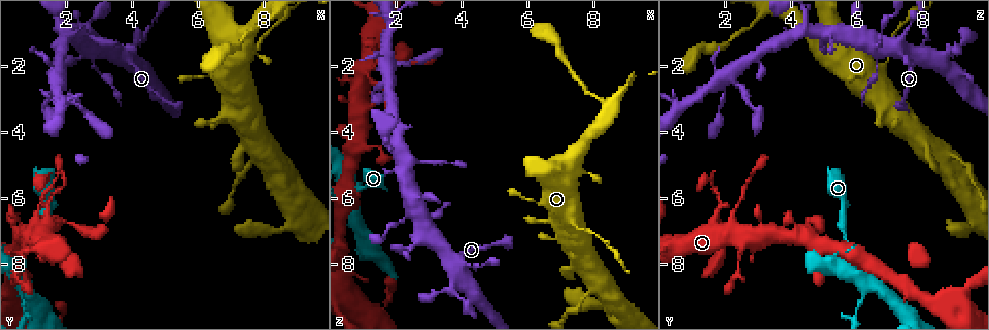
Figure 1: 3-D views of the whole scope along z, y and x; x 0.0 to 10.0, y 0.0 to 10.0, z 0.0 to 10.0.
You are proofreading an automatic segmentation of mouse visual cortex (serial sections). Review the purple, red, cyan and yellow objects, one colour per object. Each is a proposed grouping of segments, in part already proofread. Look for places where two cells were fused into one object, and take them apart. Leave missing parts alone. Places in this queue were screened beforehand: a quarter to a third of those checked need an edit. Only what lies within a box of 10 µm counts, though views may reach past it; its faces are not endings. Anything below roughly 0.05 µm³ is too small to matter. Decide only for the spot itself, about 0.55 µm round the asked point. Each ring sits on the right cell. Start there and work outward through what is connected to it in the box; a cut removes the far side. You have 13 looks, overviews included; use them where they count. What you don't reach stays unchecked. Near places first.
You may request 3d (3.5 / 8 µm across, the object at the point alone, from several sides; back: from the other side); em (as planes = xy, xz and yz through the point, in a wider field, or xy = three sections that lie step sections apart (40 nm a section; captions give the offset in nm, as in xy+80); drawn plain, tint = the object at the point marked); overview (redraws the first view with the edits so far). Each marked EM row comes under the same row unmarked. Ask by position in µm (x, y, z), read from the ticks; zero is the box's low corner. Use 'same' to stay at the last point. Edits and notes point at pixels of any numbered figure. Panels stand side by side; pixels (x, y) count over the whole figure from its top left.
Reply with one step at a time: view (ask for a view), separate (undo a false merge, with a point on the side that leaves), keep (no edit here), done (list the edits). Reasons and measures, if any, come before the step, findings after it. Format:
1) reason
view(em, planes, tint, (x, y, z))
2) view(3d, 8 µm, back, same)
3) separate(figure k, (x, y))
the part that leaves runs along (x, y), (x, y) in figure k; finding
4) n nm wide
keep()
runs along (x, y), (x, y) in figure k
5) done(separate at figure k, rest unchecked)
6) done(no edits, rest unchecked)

sudden change in width
view(3d, 8 µm, back, (7.70, 1.60, 7.00))

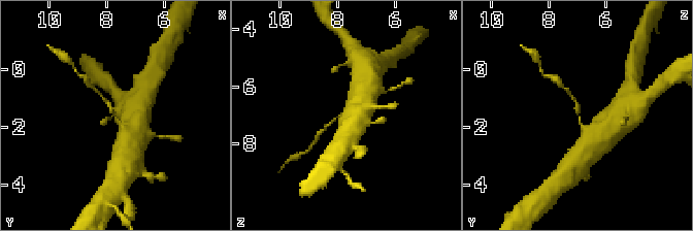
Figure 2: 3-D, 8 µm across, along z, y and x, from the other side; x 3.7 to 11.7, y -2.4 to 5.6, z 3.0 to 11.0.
arms of 100, 700 nm; now the EM
view(em, xy, step 1, tint, same)

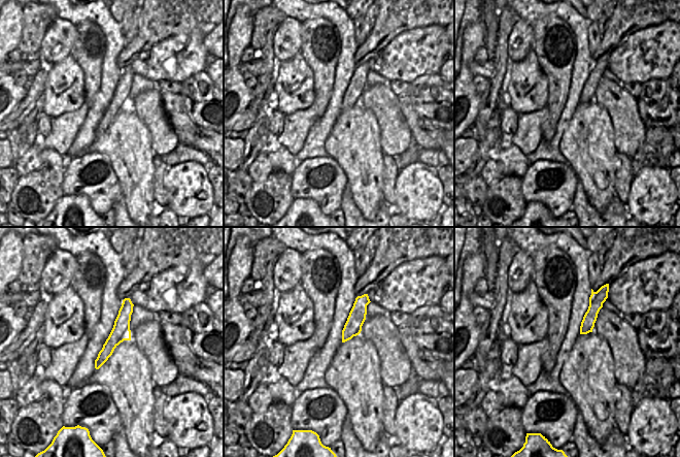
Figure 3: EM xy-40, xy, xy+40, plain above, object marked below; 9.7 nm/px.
separate(figure 2, (578, 110))
the part that leaves runs along (581, 125), (576, 104), (567, 92) in figure 2; two cells meet here

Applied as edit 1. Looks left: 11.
view(overview)

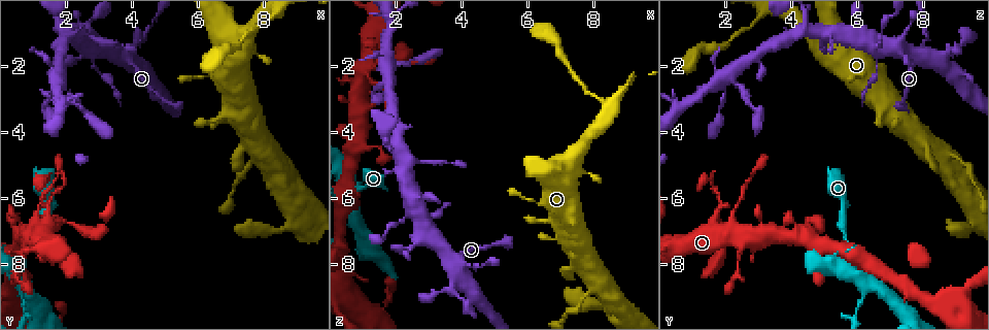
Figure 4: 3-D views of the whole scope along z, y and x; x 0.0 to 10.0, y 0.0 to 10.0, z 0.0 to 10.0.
view(3d, 3.5 µm, (1.10, 6.70, 2.20))

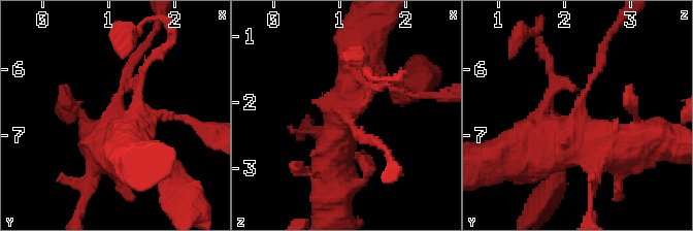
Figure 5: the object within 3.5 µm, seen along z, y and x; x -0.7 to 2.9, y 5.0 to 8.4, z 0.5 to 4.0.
shape alone is not enough
view(em, xy, step 5, tint, (1.05, 6.65, 2.20))

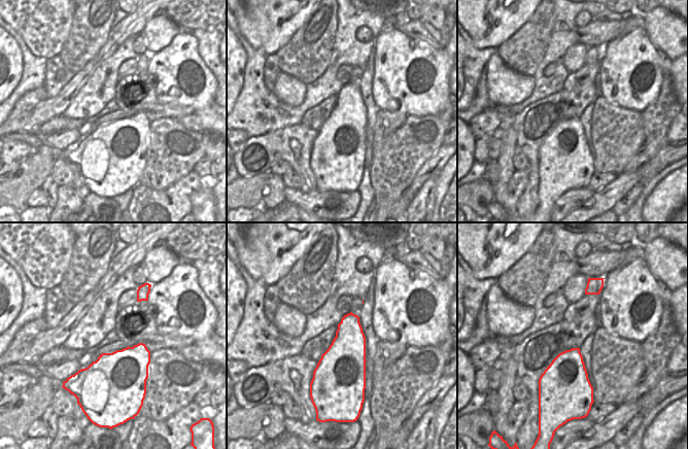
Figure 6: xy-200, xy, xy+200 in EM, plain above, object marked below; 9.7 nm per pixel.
keep()
all the same cell

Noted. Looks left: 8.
view(3d, 3.5 µm, (3.65, 1.65, 7.80))

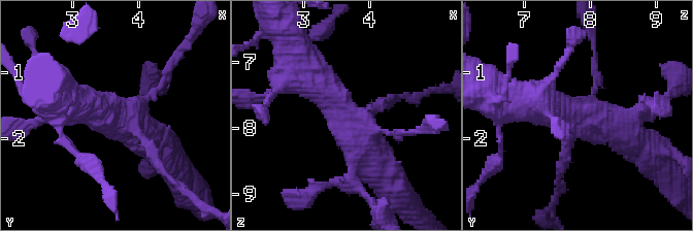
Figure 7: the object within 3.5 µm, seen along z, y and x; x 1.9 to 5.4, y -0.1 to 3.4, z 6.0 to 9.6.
view(em, xy, step 1, tint, (3.65, 1.70, 7.85))

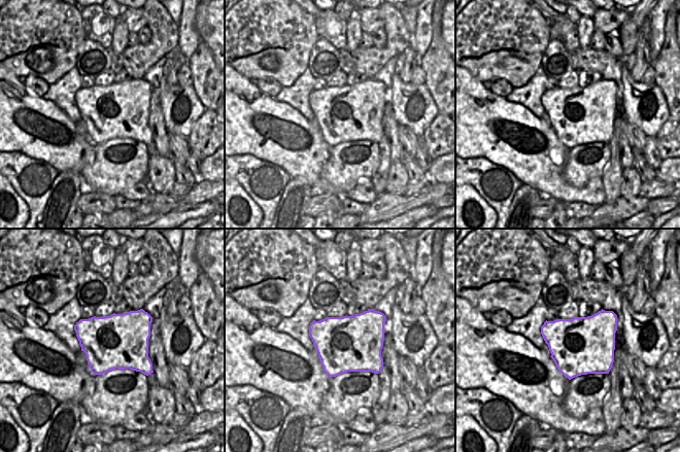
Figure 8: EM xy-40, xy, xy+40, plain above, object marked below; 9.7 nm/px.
keep()
runs along (155, 160), (123, 119), (69, 103) in figure 7; one cell here

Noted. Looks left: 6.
view(3d, 3.5 µm, (2.35, 1.45, 6.65))

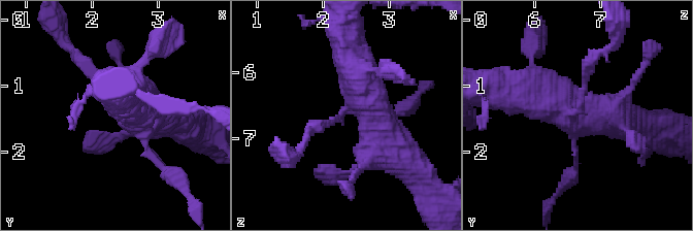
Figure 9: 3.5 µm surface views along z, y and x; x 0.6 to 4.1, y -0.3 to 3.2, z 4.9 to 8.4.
4 arms; arms of 100, 250, 500, 600 nm; need the tissue
view(em, xy, step 1, tint, (2.35, 1.45, 6.55))

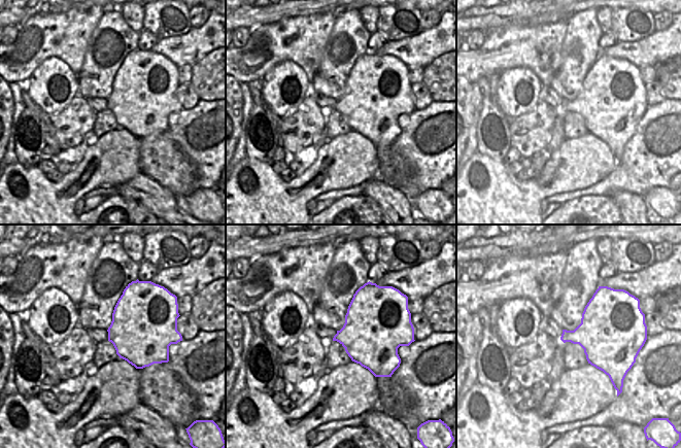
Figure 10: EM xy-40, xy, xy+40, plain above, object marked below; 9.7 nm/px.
keep()
runs along (383, 129), (360, 90), (344, 29) in figure 9; continuous, no second cell

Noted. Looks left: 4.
four-way junction
view(3d, 3.5 µm, (1.75, 2.50, 2.00))

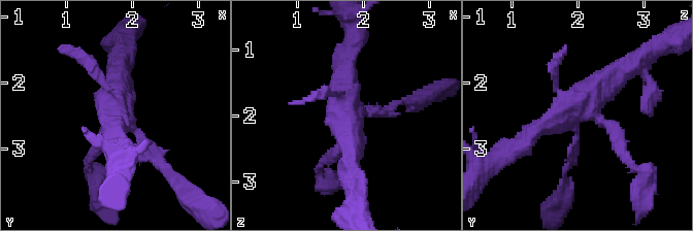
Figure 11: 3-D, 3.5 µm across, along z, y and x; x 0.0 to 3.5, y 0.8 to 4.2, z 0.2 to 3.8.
shape alone is not enough
view(em, planes, tint, (1.75, 2.45, 1.95))

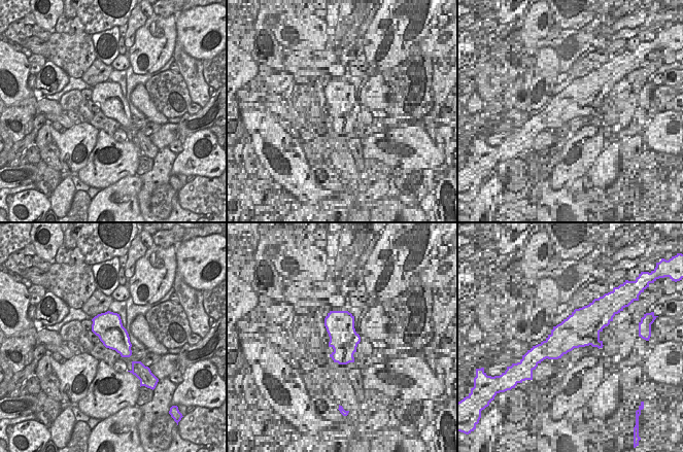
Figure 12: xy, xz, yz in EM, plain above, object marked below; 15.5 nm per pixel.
keep()
runs along (623, 69), (518, 149) in figure 11; one cell here

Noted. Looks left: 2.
done(separate at figure 2, rest unchecked)

